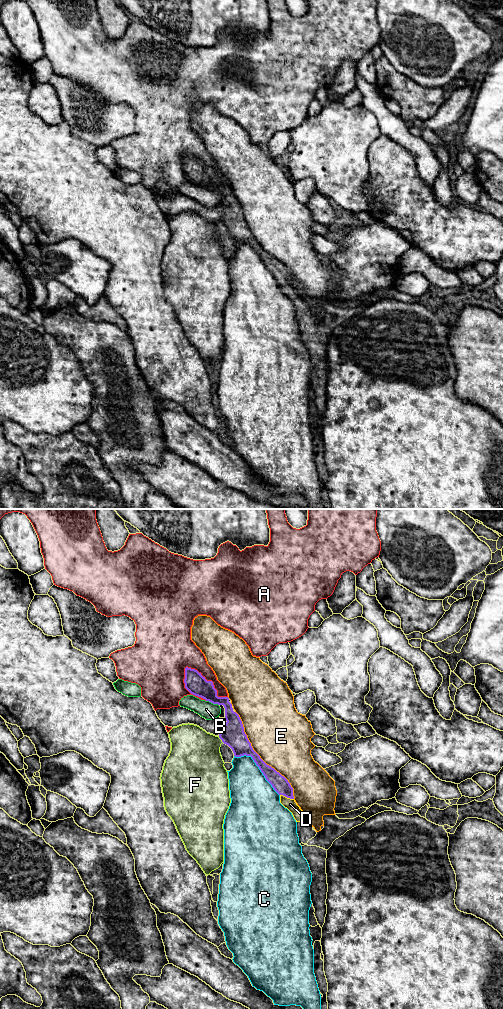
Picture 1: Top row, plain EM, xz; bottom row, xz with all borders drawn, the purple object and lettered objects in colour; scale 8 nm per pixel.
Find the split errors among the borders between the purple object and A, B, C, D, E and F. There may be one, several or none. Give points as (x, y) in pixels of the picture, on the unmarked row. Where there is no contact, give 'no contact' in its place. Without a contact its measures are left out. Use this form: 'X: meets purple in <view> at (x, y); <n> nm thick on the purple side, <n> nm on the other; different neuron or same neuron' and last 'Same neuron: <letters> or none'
A: meets purple in xz at (210, 169); 170 nm thick on the purple side, 170 nm on the other; different neuron
B: meets purple in xz at (212, 190); 170 nm thick on the purple side, 140 nm on the other; different neuron
C: meets purple in xz at (259, 256); 160 nm thick on the purple side, 360 nm on the other; different neuron
D: meets purple in xz at (287, 285); 130 nm thick on the purple side, 90 nm on the other; same neuron
E: meets purple in xz at (259, 245); 170 nm thick on the purple side, 480 nm on the other; different neuron
F: meets purple in xz at (220, 226); 190 nm thick on the purple side, 400 nm on the other; different neuron
Same neuron: D

